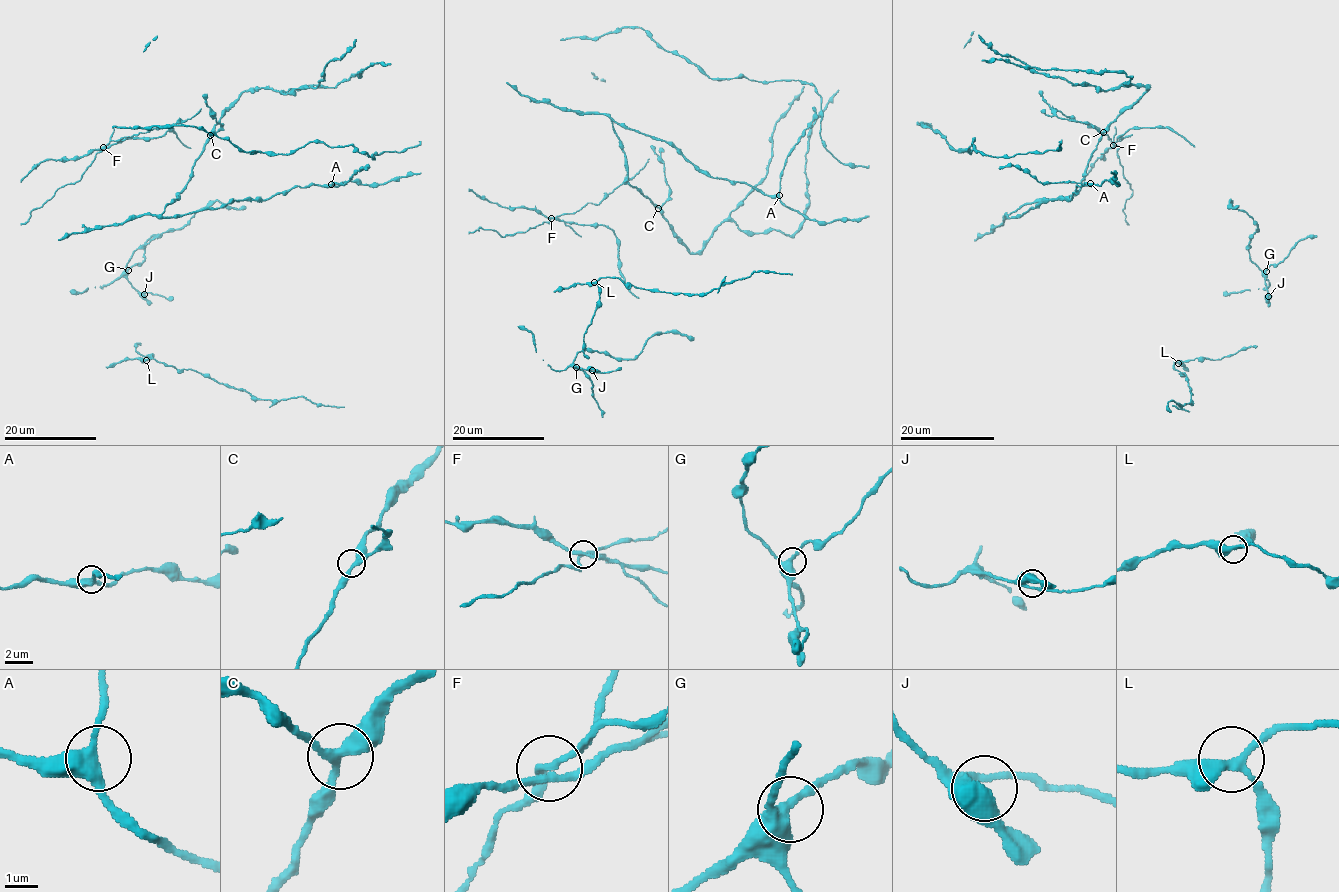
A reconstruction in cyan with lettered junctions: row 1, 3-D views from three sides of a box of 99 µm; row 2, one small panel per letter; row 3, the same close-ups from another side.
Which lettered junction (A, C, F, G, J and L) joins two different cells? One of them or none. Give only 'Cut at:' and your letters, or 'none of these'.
Cut at: F

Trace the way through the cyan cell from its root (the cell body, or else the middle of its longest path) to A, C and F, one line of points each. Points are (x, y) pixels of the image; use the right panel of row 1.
A: (1067, 118), (1101, 134), (1081, 187), (1028, 202), (1008, 216), (1047, 200), (1069, 200), (1077, 186), (1090, 183)
C: (1067, 118), (1090, 123), (1103, 132)
F: (1067, 118), (1060, 118), (1047, 103), (1077, 122), (1095, 125), (1099, 132), (1107, 135), (1113, 145)

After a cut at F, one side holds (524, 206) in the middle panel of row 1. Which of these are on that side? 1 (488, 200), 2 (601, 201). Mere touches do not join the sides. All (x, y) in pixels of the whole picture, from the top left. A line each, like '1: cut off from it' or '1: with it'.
1: with it
2: cut off from it

